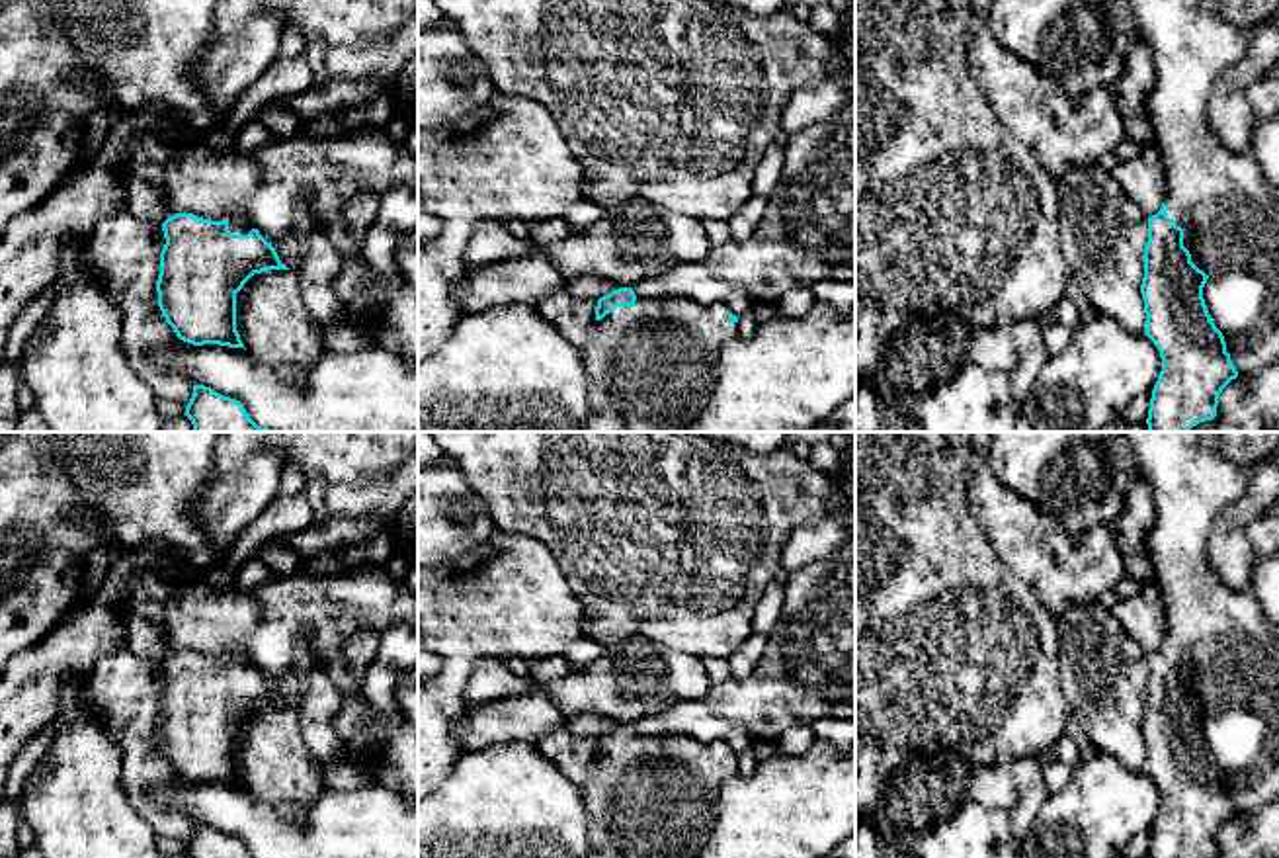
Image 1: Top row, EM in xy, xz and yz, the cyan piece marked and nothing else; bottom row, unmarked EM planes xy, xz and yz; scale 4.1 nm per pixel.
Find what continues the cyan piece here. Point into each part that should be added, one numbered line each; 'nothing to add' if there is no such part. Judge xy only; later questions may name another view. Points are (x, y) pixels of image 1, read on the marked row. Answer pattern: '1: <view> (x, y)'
1: xy (243, 225)

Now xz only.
1: xz (655, 364)

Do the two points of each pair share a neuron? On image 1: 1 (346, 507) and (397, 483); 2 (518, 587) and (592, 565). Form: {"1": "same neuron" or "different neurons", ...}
{"1": "same neuron", "2": "different neurons"}

